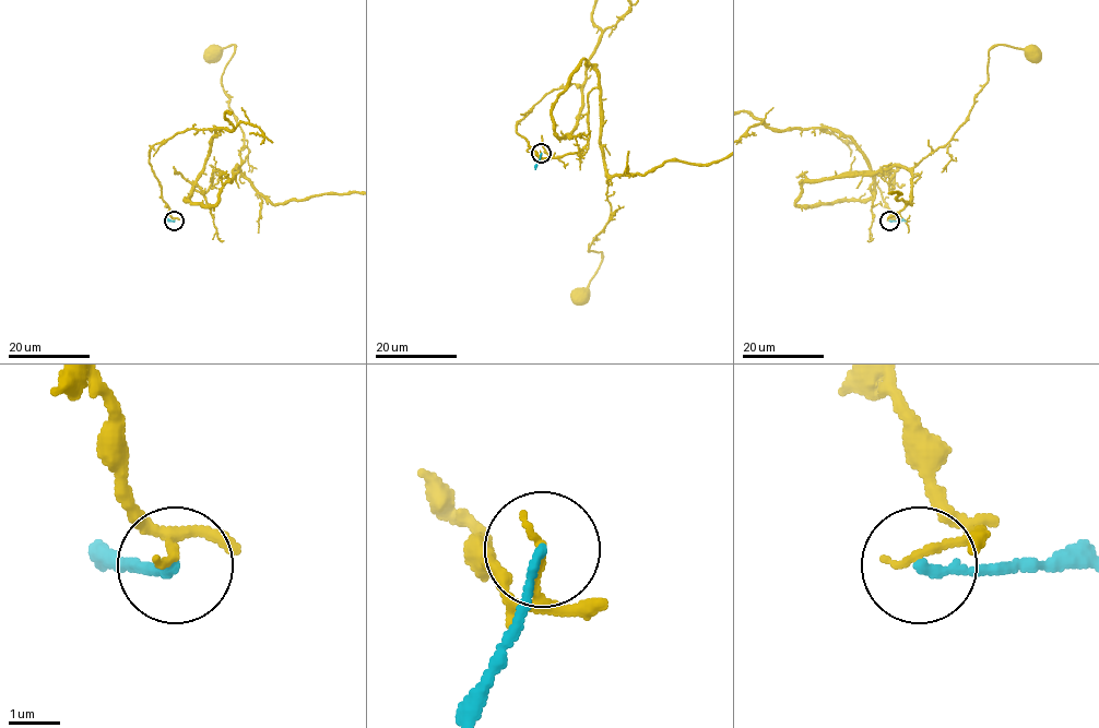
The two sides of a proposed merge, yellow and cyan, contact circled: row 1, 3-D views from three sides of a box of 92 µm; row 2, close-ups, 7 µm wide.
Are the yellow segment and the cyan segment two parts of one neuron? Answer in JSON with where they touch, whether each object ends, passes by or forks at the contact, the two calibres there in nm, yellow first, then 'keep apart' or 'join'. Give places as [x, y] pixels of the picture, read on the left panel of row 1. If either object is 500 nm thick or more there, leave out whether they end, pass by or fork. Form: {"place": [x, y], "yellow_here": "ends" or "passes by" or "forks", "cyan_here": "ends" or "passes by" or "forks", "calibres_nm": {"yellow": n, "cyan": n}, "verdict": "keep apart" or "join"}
{"place": [174, 221], "yellow_here": "ends", "cyan_here": "ends", "calibres_nm": {"yellow": 170, "cyan": 170}, "verdict": "keep apart"}

